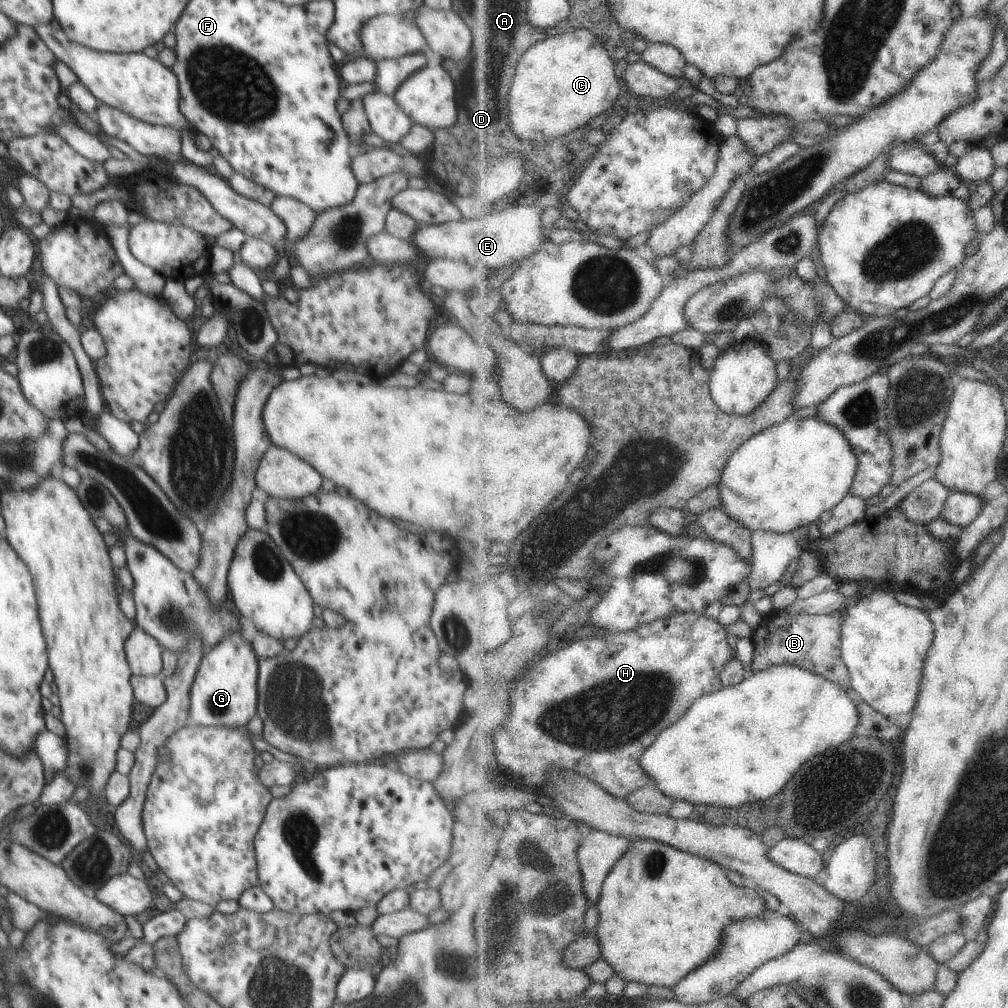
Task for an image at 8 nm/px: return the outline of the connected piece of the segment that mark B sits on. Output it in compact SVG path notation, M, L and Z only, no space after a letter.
M838 613L808 614L780 620L766 616L762 624L754 630L757 652L753 671L764 671L775 665L795 665L834 680L848 692L853 692L853 682L842 653L844 624L845 615Z

